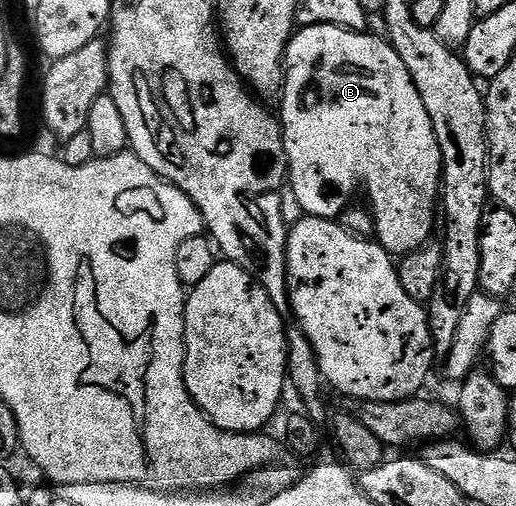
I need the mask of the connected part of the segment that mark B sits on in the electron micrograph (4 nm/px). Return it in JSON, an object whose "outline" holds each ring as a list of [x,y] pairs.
{"outline":[[[315,25],[314,27],[302,27],[294,34],[293,38],[289,40],[289,47],[285,51],[285,85],[283,94],[280,96],[279,104],[281,103],[281,115],[279,111],[279,122],[282,132],[285,136],[285,152],[287,153],[287,161],[289,162],[289,173],[287,176],[288,186],[295,193],[295,197],[299,200],[302,212],[305,215],[314,215],[320,219],[336,220],[338,217],[344,216],[347,208],[354,202],[353,199],[357,195],[357,190],[362,187],[363,190],[369,194],[369,203],[367,202],[368,210],[372,214],[373,226],[375,228],[376,242],[380,243],[390,255],[394,257],[404,257],[411,251],[424,246],[430,242],[429,239],[433,235],[433,222],[438,222],[439,219],[439,196],[441,193],[441,150],[439,149],[439,141],[435,137],[435,129],[431,125],[431,117],[427,117],[427,108],[423,105],[423,97],[419,97],[419,89],[415,89],[415,81],[411,81],[411,73],[407,73],[407,65],[403,65],[399,53],[395,53],[395,49],[384,38],[381,39],[377,35],[369,35],[365,31],[349,31],[345,27],[336,27],[335,25]]]}

